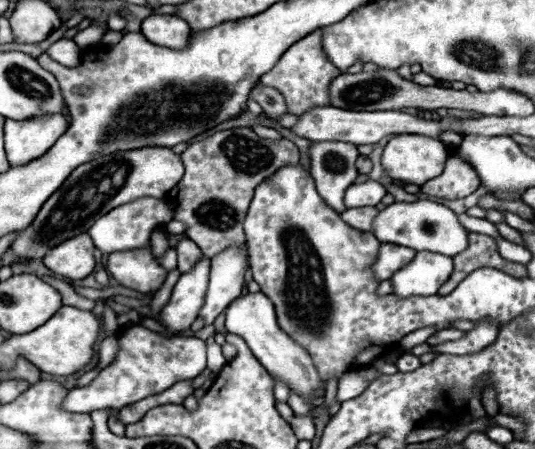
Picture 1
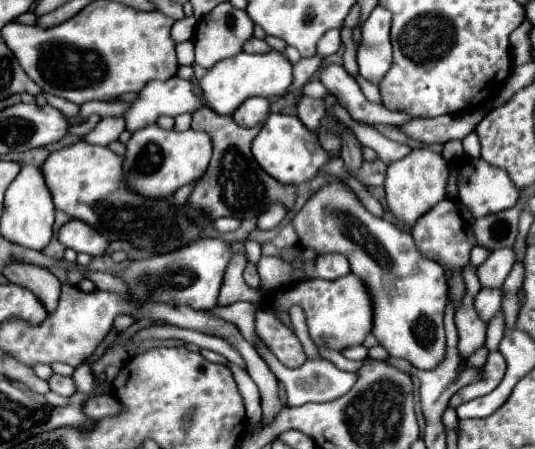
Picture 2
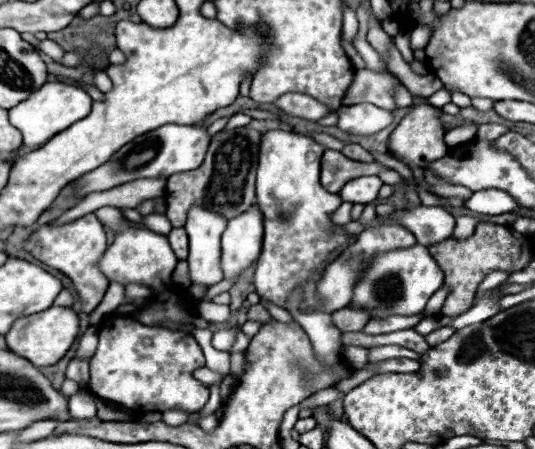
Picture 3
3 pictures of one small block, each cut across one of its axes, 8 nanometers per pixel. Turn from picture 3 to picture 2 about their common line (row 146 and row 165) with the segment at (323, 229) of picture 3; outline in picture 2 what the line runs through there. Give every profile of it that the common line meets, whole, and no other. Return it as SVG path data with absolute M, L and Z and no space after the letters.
M286 114L268 116L260 134L252 142L252 154L256 162L264 168L264 172L268 172L272 178L276 178L282 184L310 182L316 174L320 174L320 168L330 160L328 152L322 150L316 134L310 132L300 122L298 116L286 116Z

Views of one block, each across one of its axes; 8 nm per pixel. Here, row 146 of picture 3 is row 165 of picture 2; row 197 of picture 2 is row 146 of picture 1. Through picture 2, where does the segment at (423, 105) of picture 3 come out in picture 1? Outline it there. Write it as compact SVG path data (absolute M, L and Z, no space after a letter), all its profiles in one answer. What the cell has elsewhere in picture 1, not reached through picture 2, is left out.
M420 134L394 136L382 154L382 166L390 178L408 182L408 184L418 184L418 186L440 176L446 160L448 160L448 148L440 140L430 138L430 136L420 136Z

